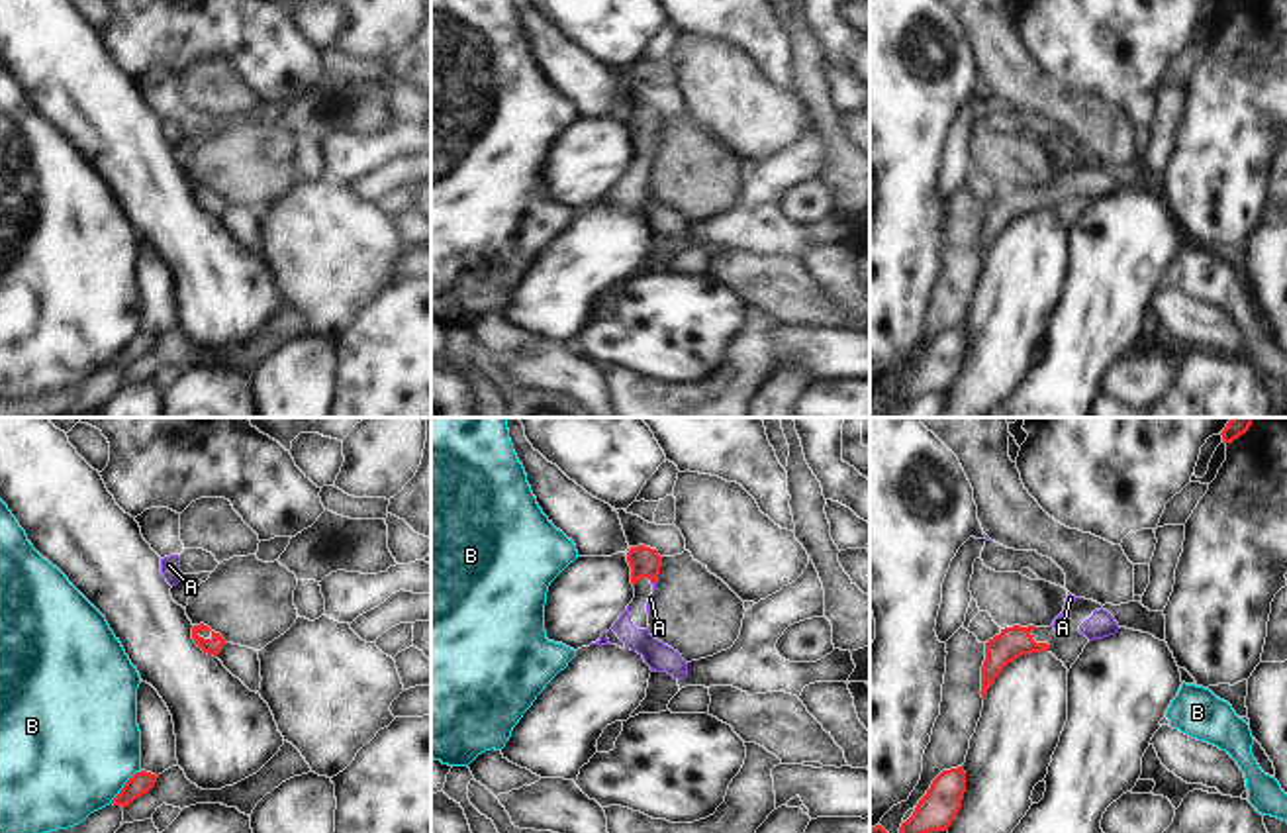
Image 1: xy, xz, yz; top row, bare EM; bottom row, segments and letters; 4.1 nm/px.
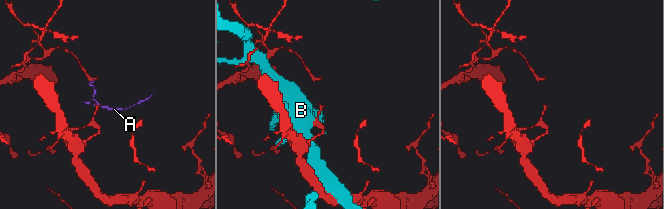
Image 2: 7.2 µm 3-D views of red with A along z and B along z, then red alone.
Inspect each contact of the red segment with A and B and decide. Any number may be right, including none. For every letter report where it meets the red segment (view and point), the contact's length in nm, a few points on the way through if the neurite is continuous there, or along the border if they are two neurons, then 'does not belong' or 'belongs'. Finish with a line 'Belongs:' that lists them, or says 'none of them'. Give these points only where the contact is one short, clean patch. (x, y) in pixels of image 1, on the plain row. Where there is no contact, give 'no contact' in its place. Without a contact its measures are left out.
A: contact xy (216, 198); length 30 nm; way xy (208, 206), (216, 198), (214, 196); belongs
B: contact xy (124, 345); length 190 nm; does not belong
Belongs: A

